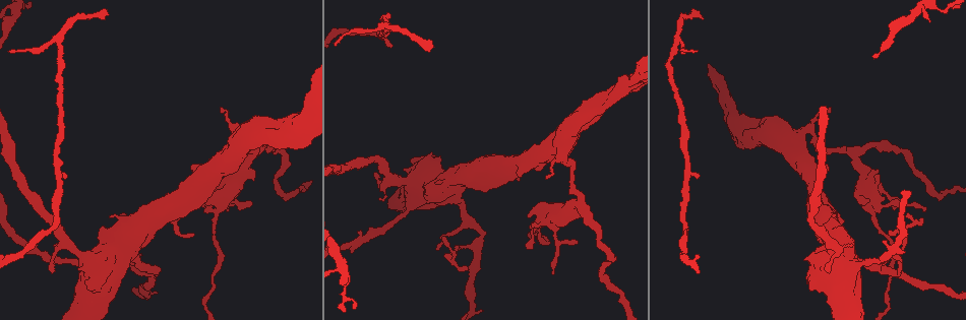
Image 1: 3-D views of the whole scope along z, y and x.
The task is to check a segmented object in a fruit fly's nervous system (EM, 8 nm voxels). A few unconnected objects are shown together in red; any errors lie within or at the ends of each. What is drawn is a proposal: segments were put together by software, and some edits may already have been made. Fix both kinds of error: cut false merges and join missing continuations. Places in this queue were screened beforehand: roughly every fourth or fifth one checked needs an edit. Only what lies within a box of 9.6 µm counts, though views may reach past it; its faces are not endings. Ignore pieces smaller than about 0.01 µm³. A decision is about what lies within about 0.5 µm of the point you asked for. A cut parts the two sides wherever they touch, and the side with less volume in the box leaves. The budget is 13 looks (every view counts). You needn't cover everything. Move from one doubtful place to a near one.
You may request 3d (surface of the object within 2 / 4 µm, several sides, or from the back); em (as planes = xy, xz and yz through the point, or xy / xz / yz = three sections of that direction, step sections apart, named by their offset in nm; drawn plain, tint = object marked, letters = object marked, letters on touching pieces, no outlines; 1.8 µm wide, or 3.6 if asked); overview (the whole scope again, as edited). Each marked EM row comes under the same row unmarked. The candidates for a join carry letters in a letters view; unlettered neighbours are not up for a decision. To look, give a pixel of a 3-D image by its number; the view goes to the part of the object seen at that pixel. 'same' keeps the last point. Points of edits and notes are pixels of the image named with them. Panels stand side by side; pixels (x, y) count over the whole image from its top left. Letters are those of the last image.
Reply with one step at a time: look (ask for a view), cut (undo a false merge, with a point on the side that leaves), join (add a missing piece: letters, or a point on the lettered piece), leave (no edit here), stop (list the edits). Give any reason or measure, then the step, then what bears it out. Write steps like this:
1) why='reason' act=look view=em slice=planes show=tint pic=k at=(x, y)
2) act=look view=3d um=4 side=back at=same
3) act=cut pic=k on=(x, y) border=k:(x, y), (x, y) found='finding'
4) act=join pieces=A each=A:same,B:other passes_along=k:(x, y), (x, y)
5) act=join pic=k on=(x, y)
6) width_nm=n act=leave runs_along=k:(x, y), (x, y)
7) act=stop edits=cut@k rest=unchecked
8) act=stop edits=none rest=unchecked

why='tapers out' act=look view=3d um=4 pic=1 at=(467, 270)

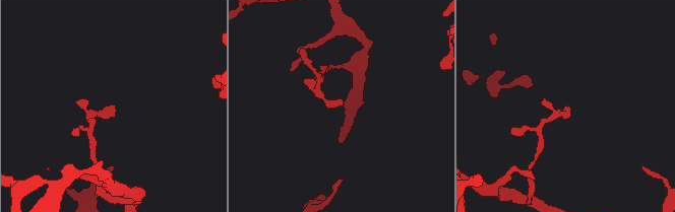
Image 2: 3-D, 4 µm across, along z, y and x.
why='now the EM' act=look view=em slice=planes show=tint pic=2 at=(343, 103)

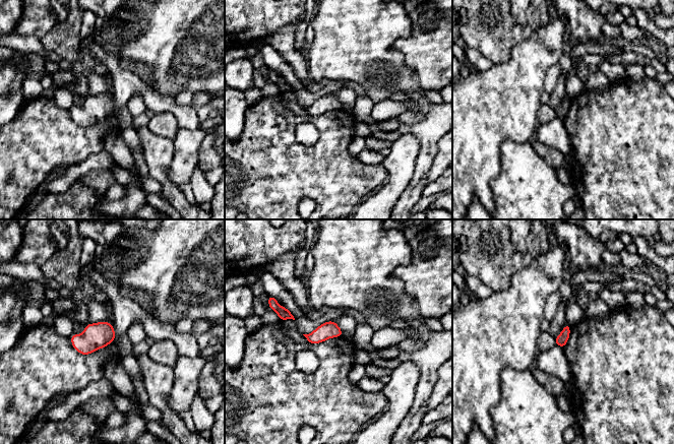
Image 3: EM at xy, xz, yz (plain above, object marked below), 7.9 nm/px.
why='see the neighbours' act=look view=em slice=planes show=letters at=same

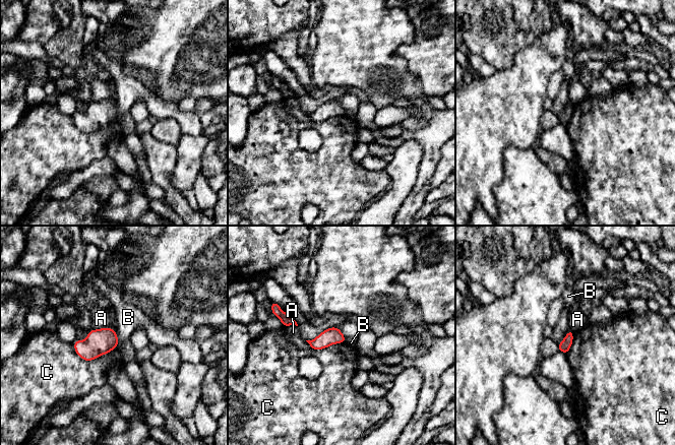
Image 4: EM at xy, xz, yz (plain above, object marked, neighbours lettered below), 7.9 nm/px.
act=leave each=A:other,B:other,C:other border=4:(72, 344), (88, 361), (117, 344) found='none of them fits'

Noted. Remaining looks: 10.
why='tapers out' act=look view=em slice=xz step=8 show=letters pic=1 at=(553, 272)

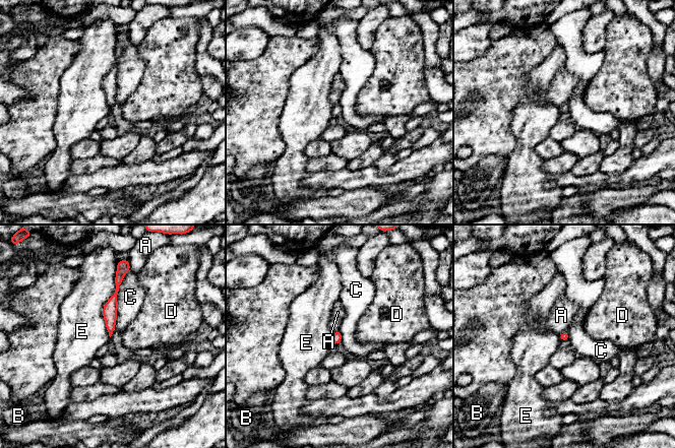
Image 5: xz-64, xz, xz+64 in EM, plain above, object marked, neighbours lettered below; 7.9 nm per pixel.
act=look view=em slice=yz step=8 show=letters at=same

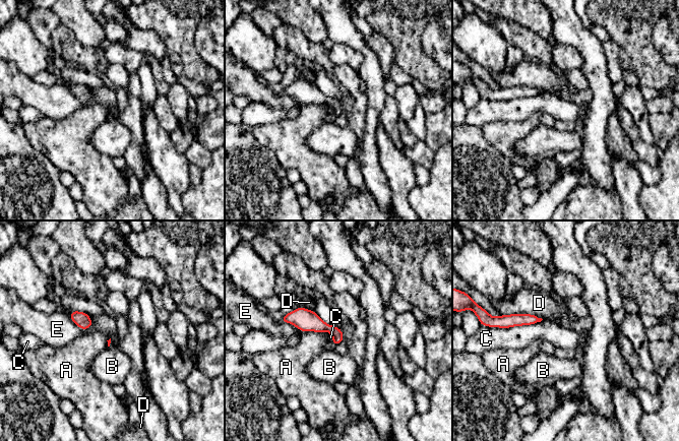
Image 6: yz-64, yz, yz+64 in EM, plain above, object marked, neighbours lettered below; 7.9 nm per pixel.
longest_contact=C:380nm act=leave each=A:other,B:other,C:other,D:other,E:other border=6:(543, 319), (529, 324), (496, 327) found='no lettered piece goes on from it'

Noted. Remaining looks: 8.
why='branch point' act=look view=3d um=2 pic=1 at=(255, 153)

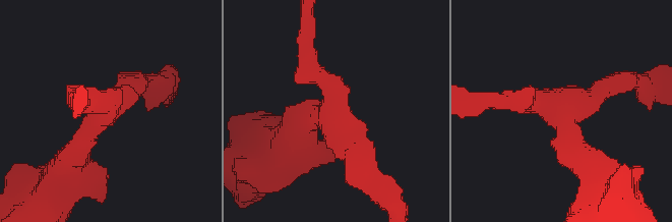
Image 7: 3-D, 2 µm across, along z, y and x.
arms=3 arm_widths_nm=180,190,360 why='now the EM' act=look view=em slice=planes show=tint pic=7 at=(103, 111)

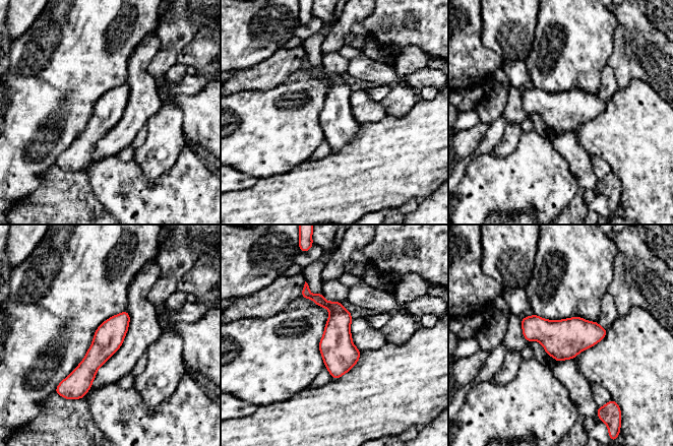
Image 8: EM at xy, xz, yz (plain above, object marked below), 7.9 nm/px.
why='see the neighbours' act=look view=em slice=planes show=letters at=same

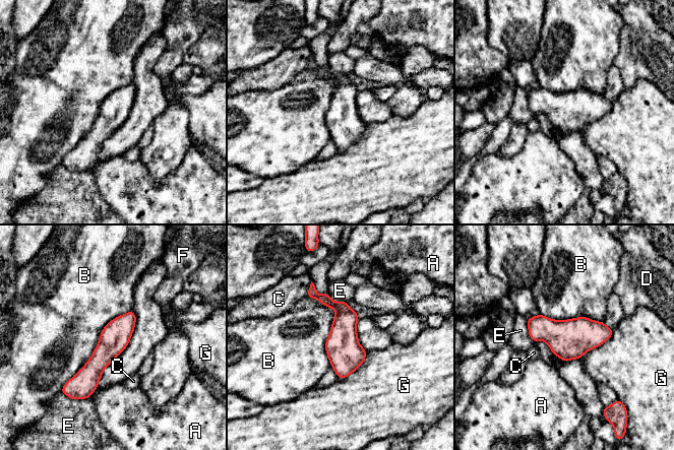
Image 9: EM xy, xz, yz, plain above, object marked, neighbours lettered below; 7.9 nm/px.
act=leave each=A:other,B:other,C:other,D:other,E:other,F:other,G:other found='continuous, no second neuron'

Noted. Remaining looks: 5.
why='sudden change in width' act=look view=em slice=yz step=16 show=tint pic=1 at=(737, 128)

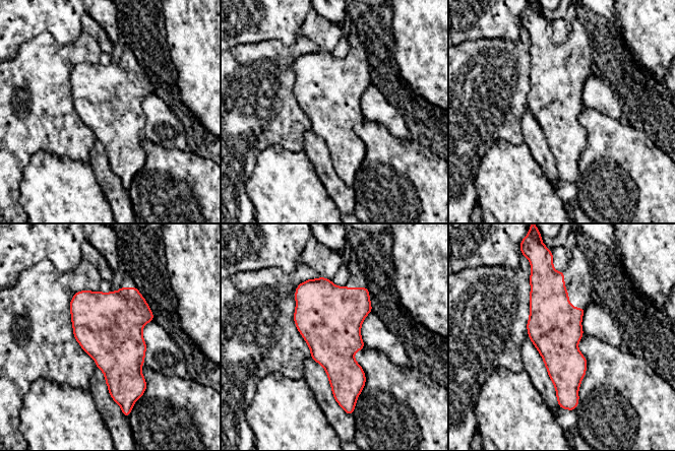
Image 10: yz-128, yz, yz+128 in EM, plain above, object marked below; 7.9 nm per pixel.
act=look view=em slice=xy step=4 show=letters at=same

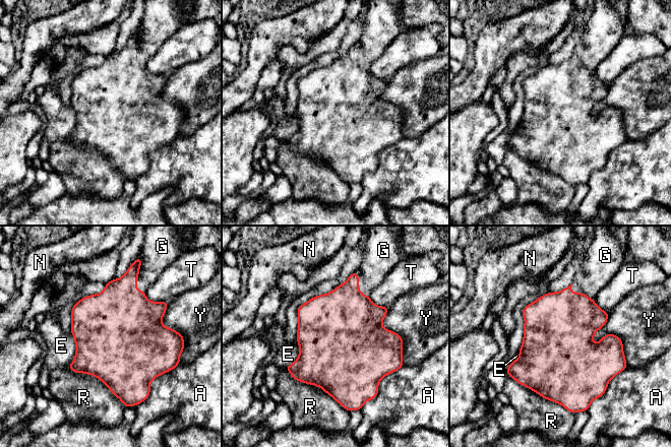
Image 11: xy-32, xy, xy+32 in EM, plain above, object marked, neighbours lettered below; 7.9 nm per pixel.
width_nm=600 act=join pieces=G each=A:other,E:other,G:same,N:other,R:other,T:other,Y:other found='the neuron continues'

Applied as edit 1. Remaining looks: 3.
act=look view=overview

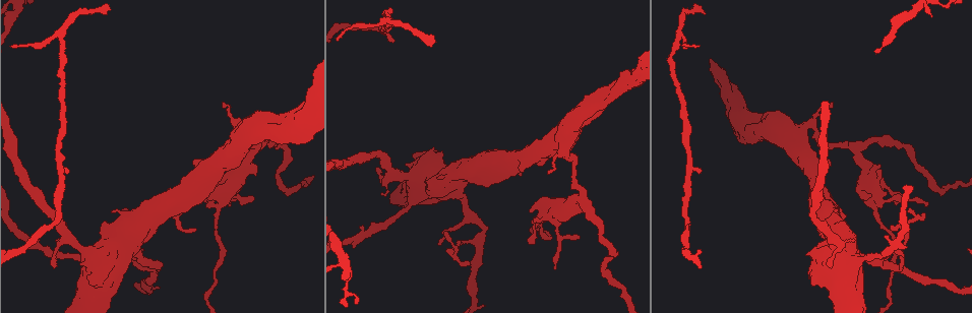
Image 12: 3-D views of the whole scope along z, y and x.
why='sharp bend' act=look view=em slice=planes show=tint pic=12 at=(896, 267)

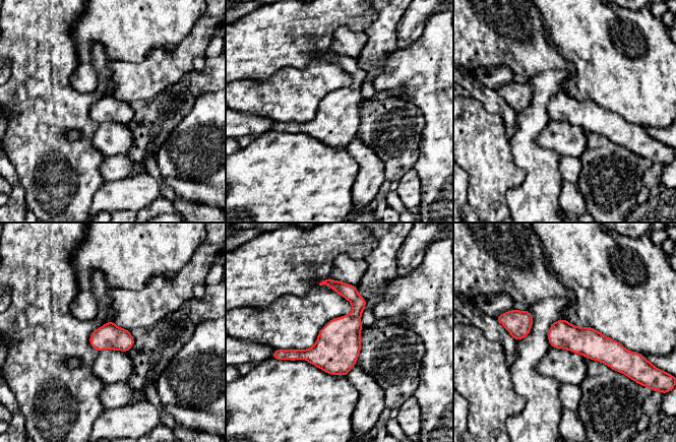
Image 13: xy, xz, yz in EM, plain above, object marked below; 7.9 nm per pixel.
why='what lies round it' act=look view=em slice=planes show=letters at=same

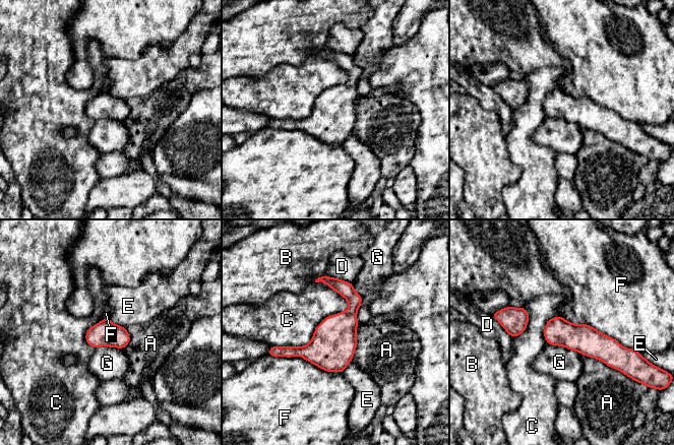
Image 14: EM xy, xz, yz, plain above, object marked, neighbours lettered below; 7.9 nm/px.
longest_contact=C:700nm act=leave each=A:other,B:other,C:other,D:other,E:other,F:other,G:other border=14:(108, 318), (113, 323), (124, 327) found='all the same neuron'

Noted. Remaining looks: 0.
act=stop edits=join@11 rest=unchecked

